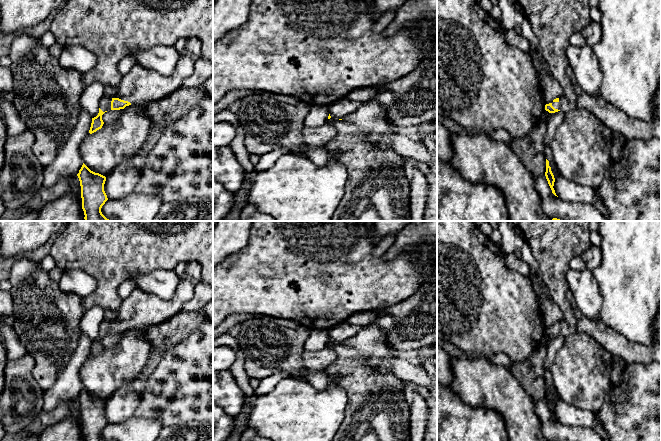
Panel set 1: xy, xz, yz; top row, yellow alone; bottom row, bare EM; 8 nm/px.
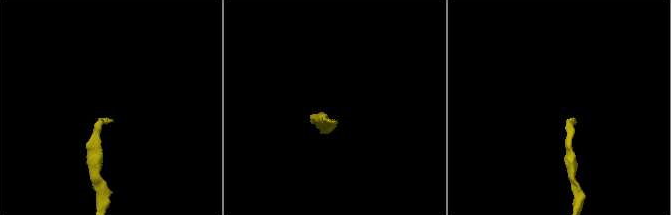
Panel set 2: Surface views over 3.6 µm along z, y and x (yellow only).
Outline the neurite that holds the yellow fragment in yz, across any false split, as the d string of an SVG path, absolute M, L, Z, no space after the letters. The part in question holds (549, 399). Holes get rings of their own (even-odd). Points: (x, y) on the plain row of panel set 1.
M546 383L546 396L545 396L545 400L546 400L546 403L548 405L549 410L550 410L550 412L552 414L552 417L555 420L557 420L556 417L555 417L555 414L553 412L554 406L555 406L555 402L554 402L554 399L553 399L553 397L551 395L551 391L549 390L549 385L547 383Z

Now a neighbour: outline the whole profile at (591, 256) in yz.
M591 245L581 255L586 268L593 271L600 265L601 252L599 247Z

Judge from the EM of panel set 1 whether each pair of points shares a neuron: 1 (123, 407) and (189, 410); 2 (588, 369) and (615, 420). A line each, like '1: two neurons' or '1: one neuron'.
1: two neurons
2: two neurons

